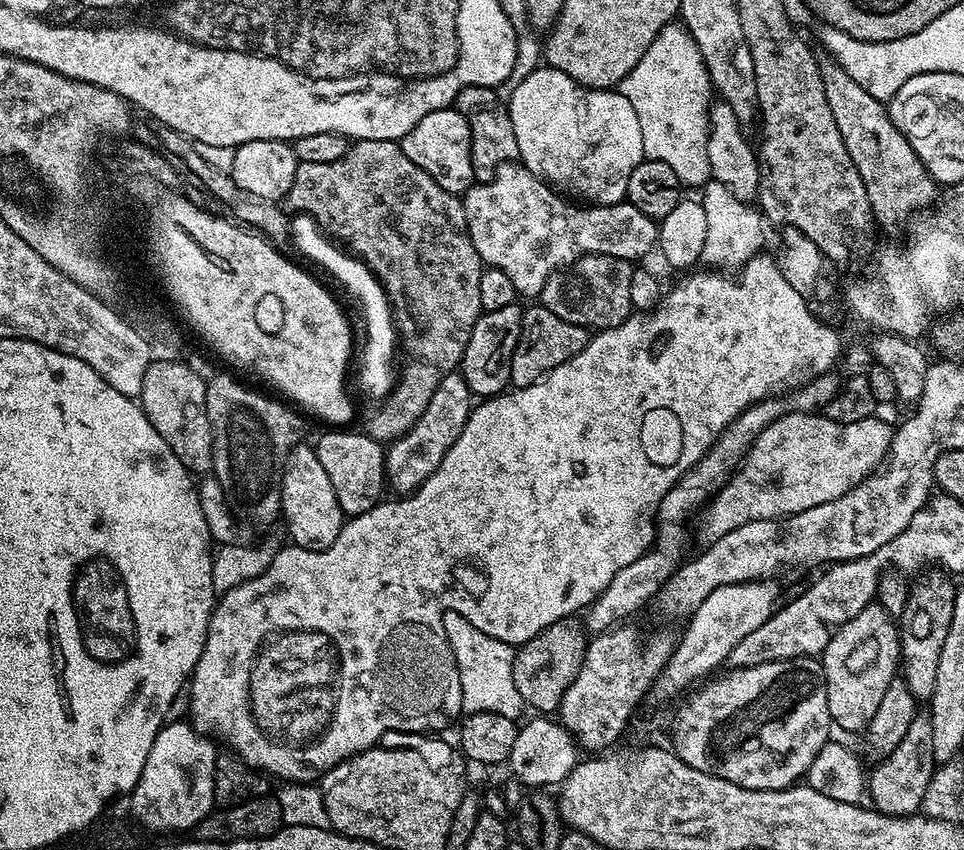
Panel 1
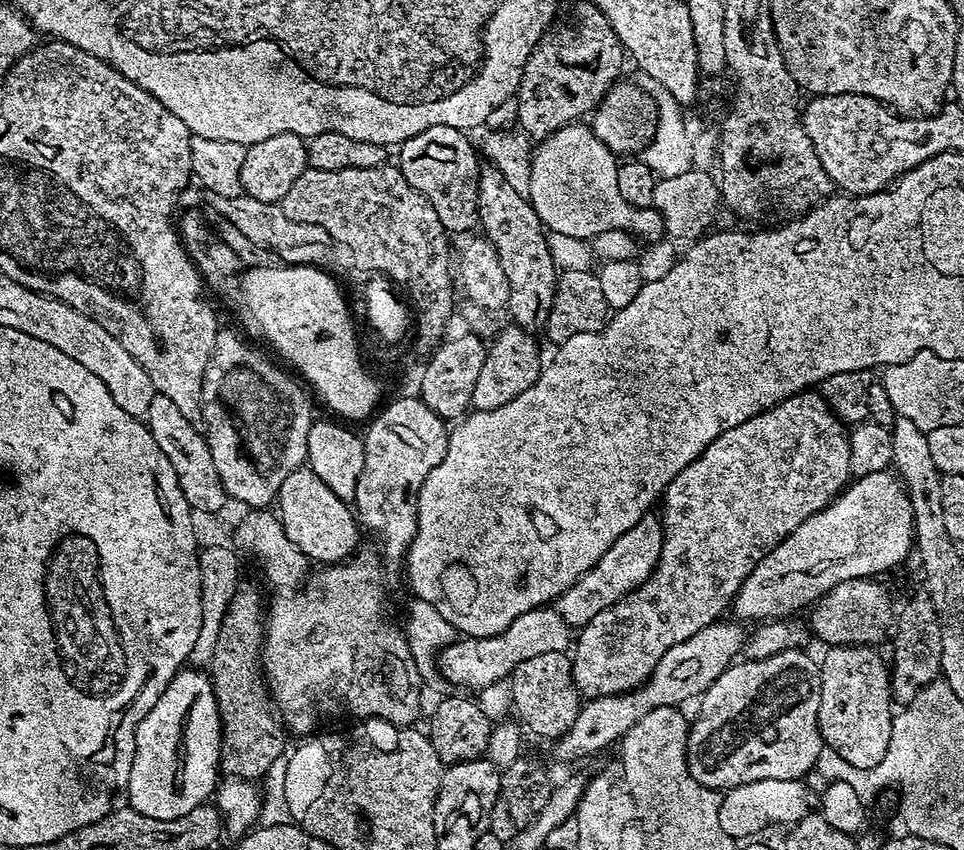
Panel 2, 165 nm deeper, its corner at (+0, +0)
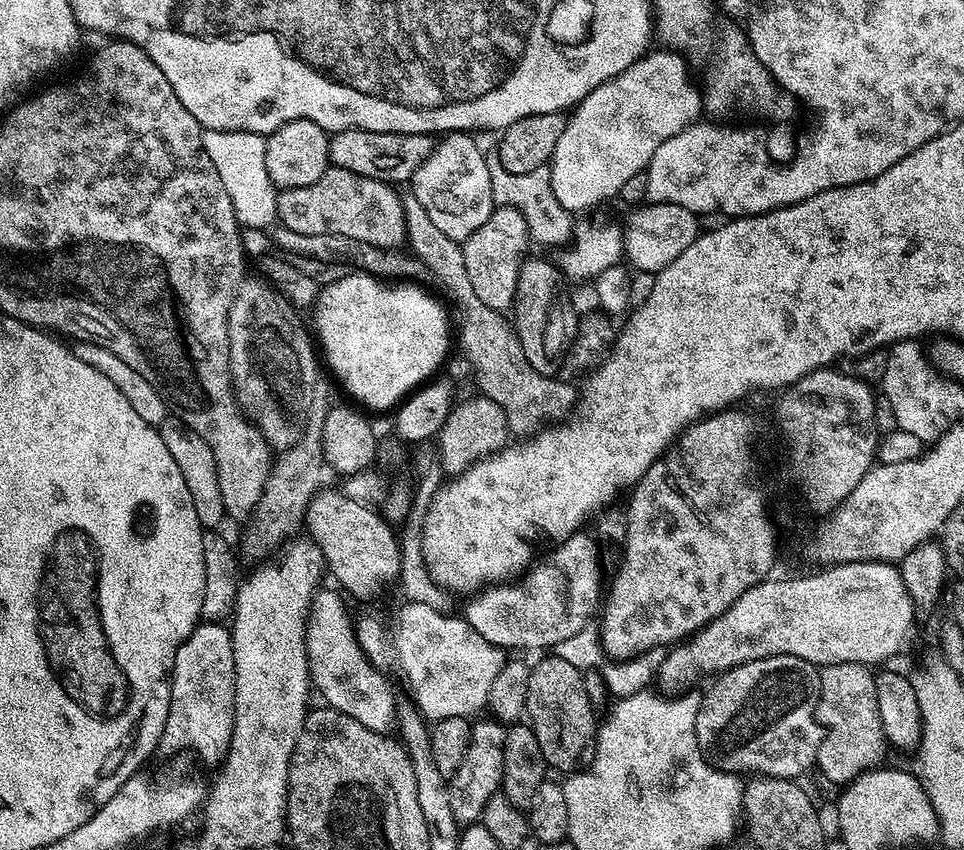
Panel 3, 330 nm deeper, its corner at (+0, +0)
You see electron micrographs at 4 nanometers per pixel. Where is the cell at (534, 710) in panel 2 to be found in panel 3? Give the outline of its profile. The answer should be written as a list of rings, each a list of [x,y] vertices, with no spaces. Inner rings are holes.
[[[555,654],[545,656],[548,656],[545,660],[531,665],[525,702],[526,720],[532,725],[534,734],[538,734],[538,746],[542,746],[545,765],[568,774],[581,763],[579,760],[584,755],[584,759],[589,755],[598,731],[598,719],[592,709],[595,708],[594,701],[588,697],[585,673],[566,662],[566,658]]]

